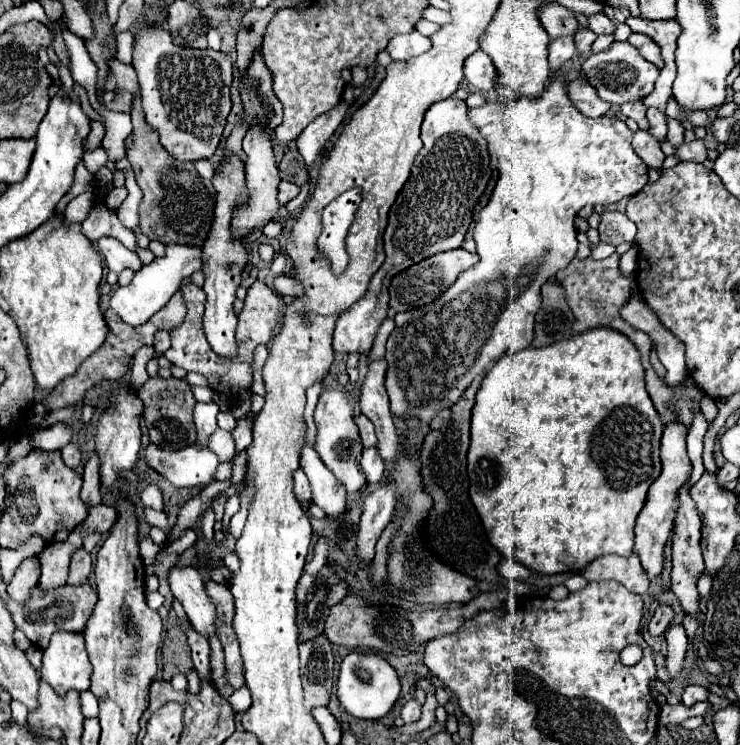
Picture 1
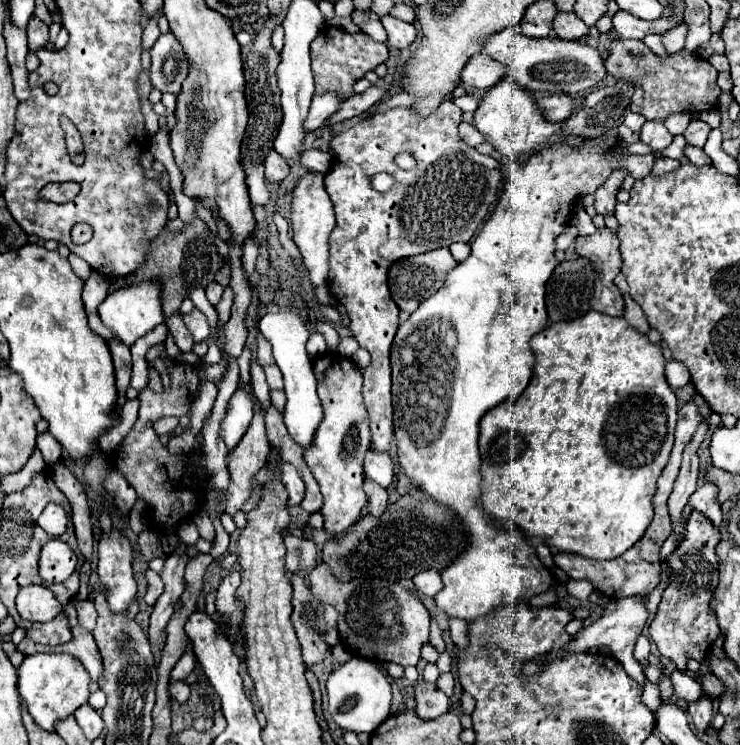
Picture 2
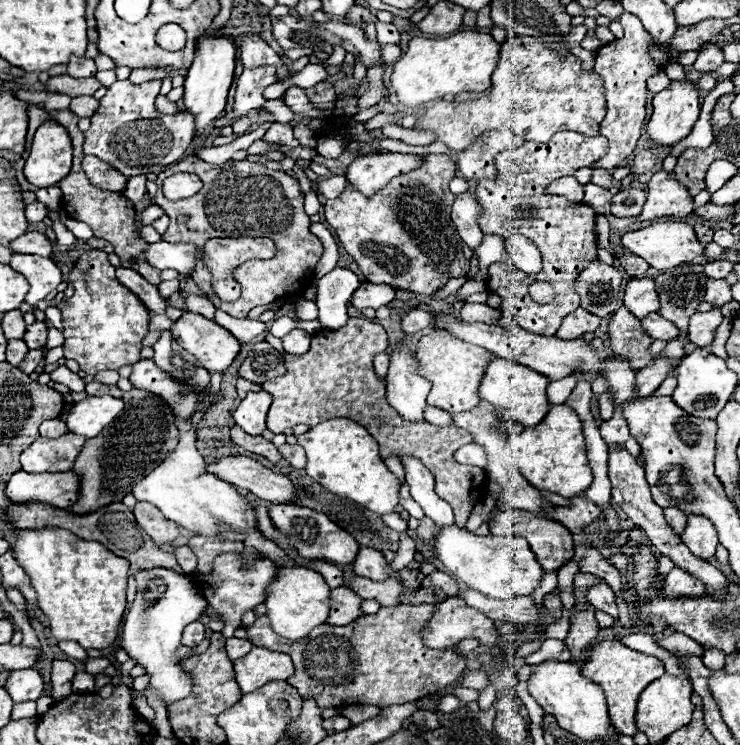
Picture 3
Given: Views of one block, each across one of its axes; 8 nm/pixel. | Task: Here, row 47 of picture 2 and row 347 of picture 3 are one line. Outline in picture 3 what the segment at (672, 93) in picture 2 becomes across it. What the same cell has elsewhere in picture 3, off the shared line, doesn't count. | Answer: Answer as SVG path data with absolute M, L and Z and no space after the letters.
M620 306L614 312L614 316L610 318L608 334L610 334L612 352L630 358L636 370L644 368L652 358L656 358L654 354L648 354L648 346L652 342L650 336L644 332L640 320L636 320L636 316L628 312L628 308Z

